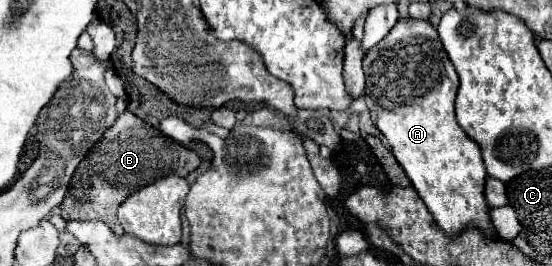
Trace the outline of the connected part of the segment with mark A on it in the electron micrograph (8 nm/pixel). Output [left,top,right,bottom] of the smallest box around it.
[364,20,496,238]

